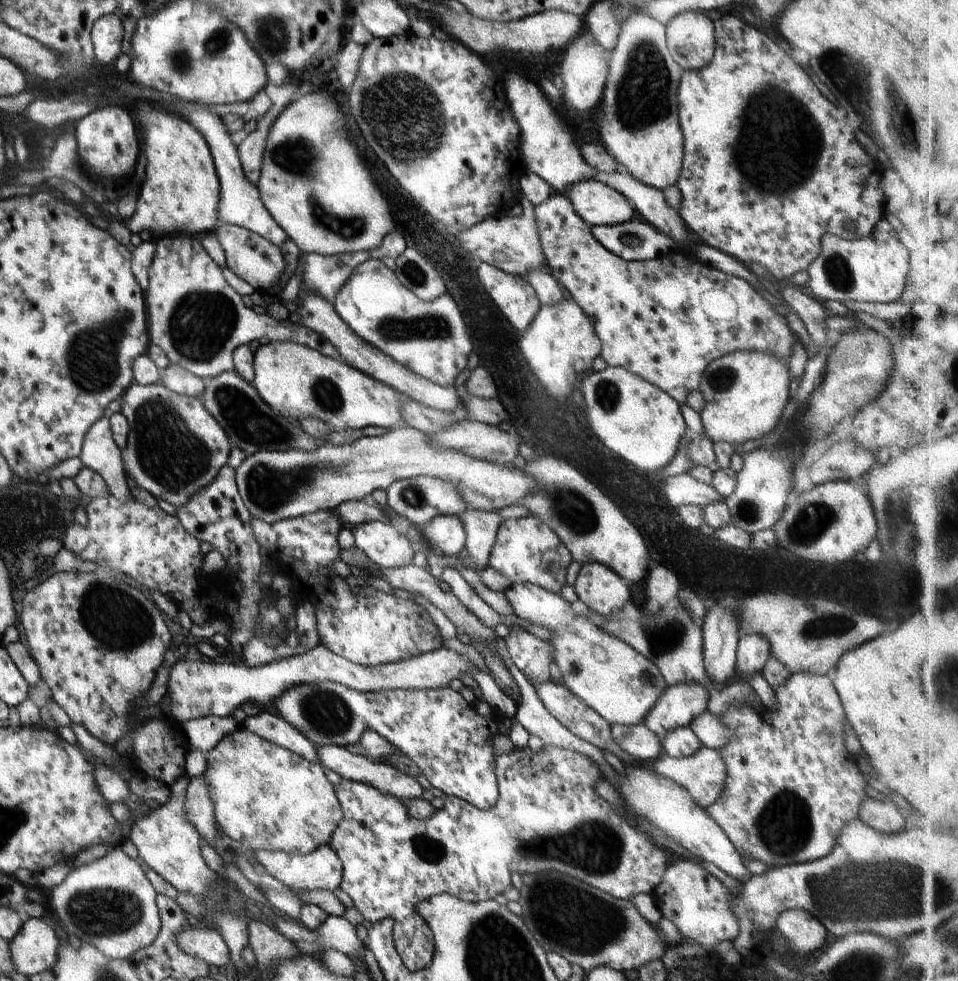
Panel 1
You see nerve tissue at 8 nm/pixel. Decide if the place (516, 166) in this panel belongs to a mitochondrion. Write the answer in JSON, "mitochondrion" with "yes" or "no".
{"mitochondrion":"no"}

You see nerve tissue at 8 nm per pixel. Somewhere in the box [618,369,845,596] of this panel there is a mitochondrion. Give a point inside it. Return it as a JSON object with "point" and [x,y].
{"point":[815,517]}

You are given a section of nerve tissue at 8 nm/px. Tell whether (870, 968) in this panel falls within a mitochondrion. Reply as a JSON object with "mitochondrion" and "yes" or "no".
{"mitochondrion":"no"}

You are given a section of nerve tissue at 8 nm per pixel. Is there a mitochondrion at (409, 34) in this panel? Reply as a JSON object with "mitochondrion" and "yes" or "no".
{"mitochondrion":"no"}

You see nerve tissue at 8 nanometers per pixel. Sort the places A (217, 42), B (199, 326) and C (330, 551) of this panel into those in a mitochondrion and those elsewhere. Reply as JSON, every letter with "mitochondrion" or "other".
{"A":"mitochondrion","B":"mitochondrion","C":"other"}

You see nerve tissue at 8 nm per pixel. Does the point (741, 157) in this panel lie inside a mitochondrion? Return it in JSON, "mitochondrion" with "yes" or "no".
{"mitochondrion":"no"}

